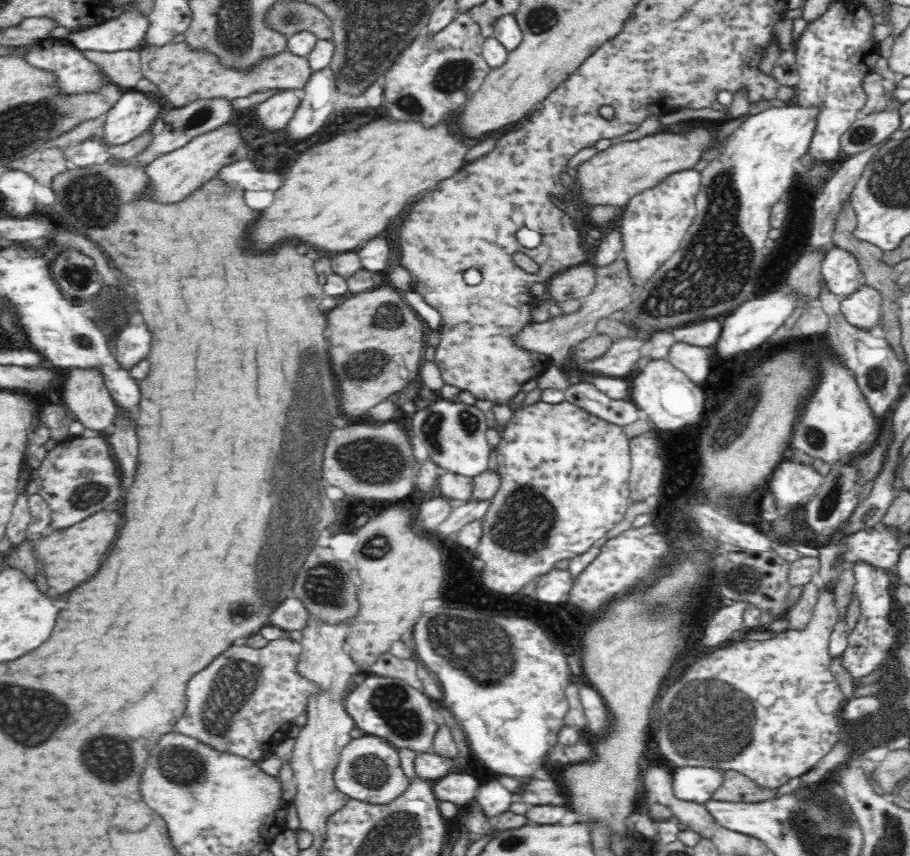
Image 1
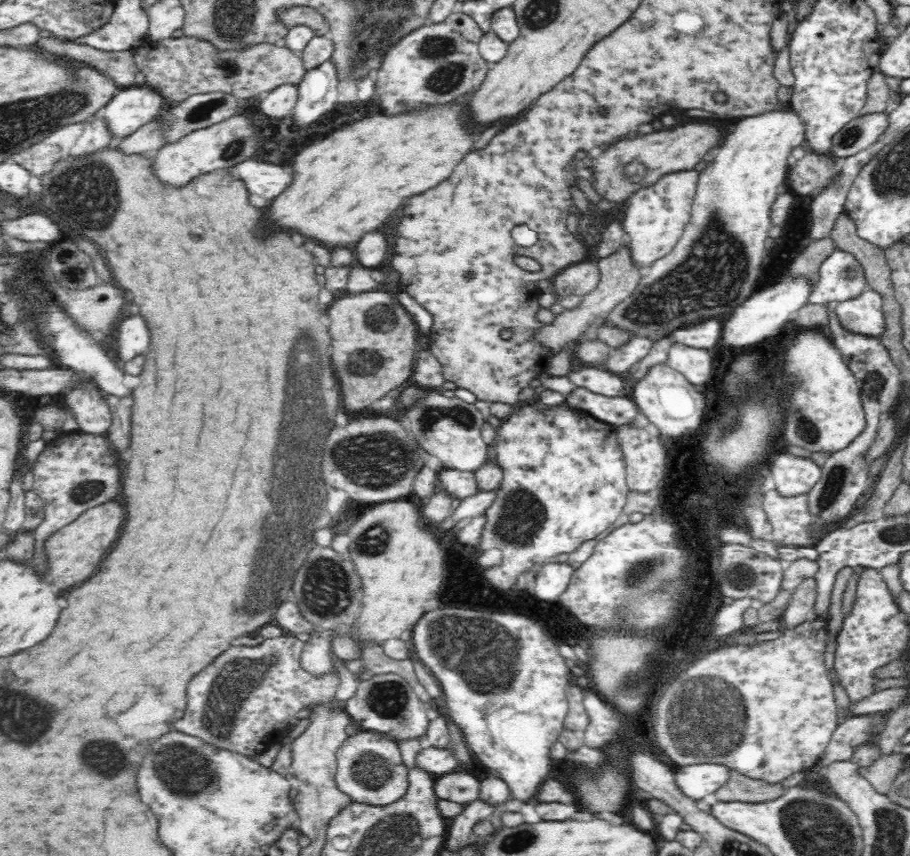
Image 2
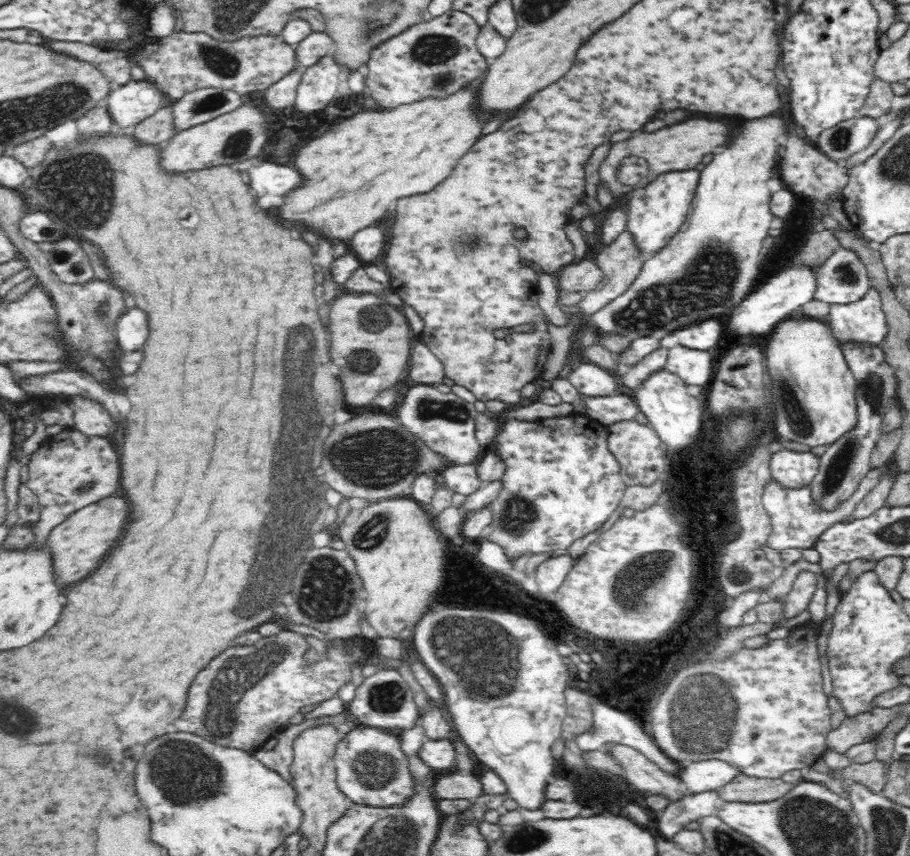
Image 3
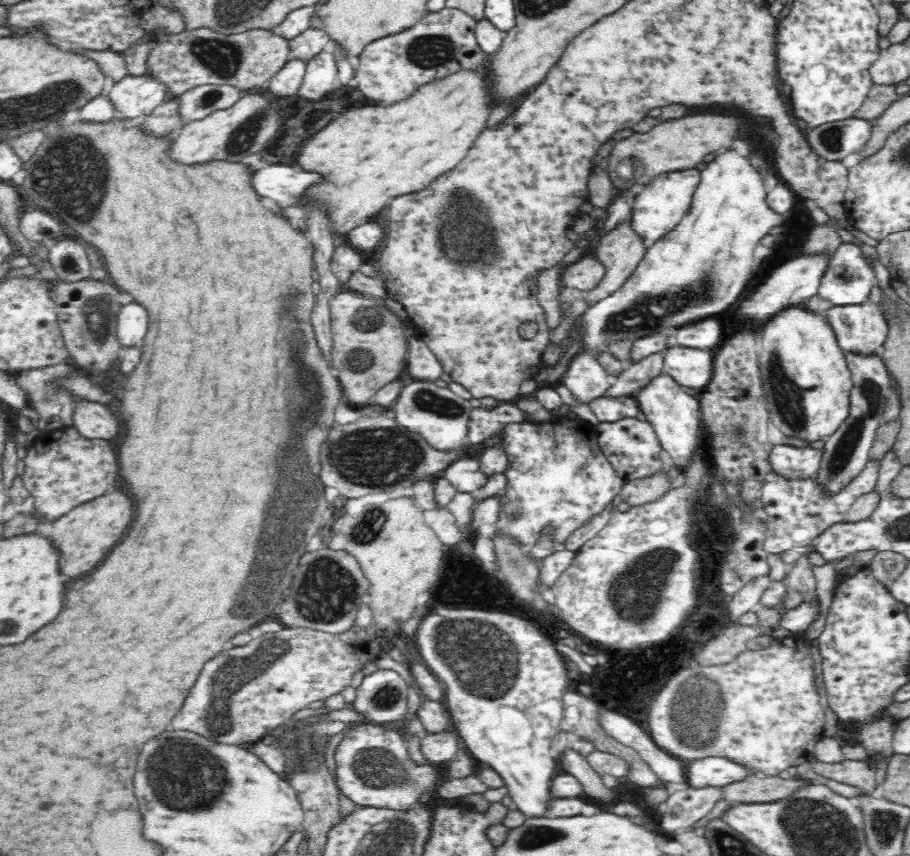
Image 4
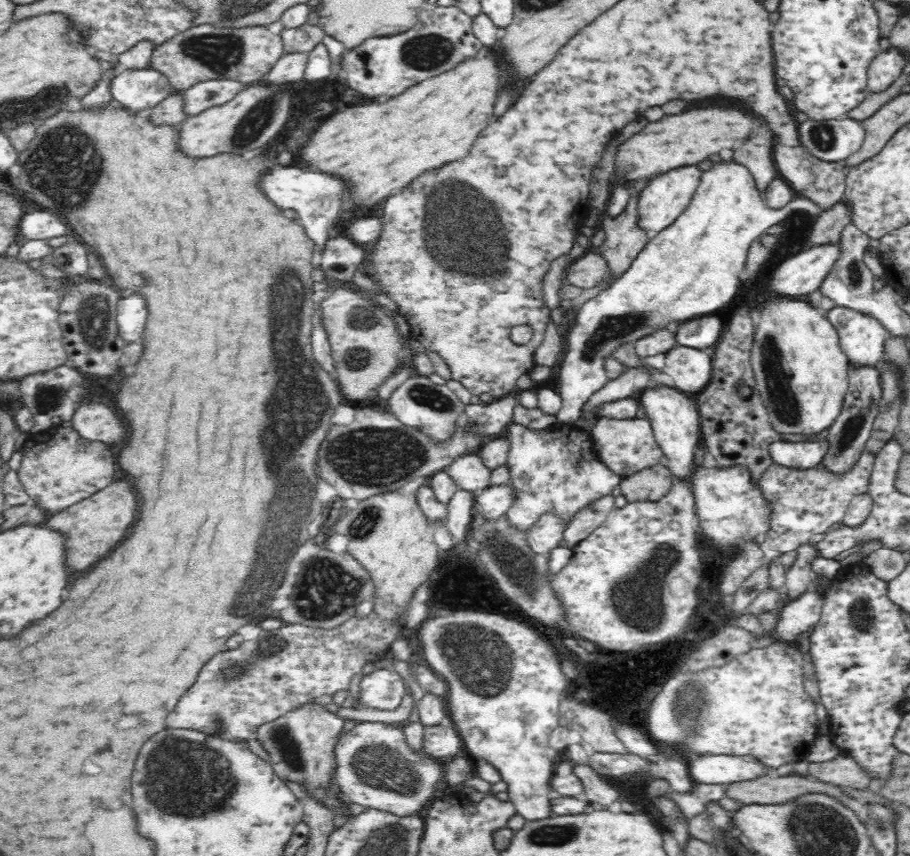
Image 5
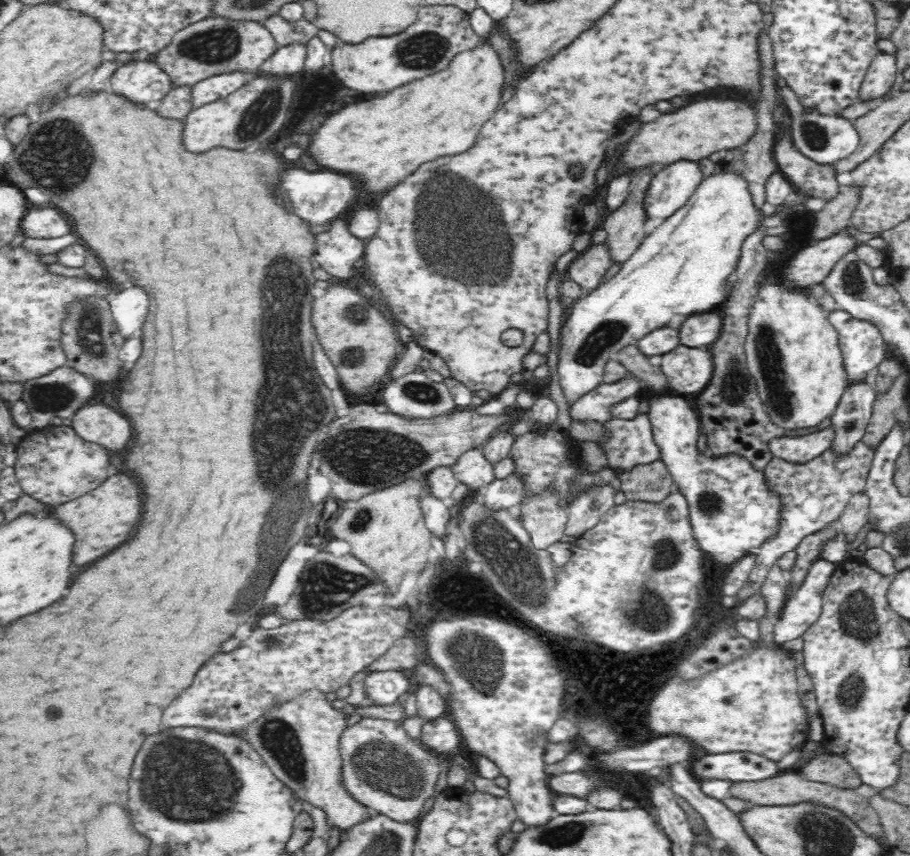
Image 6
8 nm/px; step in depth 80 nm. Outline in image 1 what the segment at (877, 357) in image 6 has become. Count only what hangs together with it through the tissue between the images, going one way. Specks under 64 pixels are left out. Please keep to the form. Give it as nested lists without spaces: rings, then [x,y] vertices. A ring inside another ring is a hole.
[[[864,284],[842,300],[840,311],[850,325],[868,332],[881,324],[882,302],[880,291]]]

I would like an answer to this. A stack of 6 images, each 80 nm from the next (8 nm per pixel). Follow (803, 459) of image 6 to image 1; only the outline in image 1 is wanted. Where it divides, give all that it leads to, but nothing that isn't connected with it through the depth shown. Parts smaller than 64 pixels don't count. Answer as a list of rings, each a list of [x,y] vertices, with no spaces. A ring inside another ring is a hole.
[[[784,459],[771,474],[768,487],[784,510],[806,504],[822,484],[822,477],[811,465]]]

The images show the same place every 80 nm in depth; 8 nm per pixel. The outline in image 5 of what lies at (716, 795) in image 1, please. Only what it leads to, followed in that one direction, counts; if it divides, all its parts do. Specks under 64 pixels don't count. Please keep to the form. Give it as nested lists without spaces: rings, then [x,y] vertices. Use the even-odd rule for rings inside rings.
[[[764,776],[764,778],[756,778],[755,780],[746,780],[743,782],[728,784],[726,785],[726,789],[725,795],[739,804],[784,804],[784,802],[788,802],[788,800],[792,800],[792,798],[802,796],[802,794],[810,794],[810,792],[824,793],[830,795],[830,797],[838,799],[840,803],[844,803],[846,807],[850,808],[850,810],[858,815],[860,821],[866,821],[869,816],[869,808],[867,805],[863,804],[856,798],[850,798],[848,794],[842,792],[842,790],[835,785],[820,782],[820,780],[816,780],[816,778],[802,778],[802,776],[770,778],[770,776]]]

